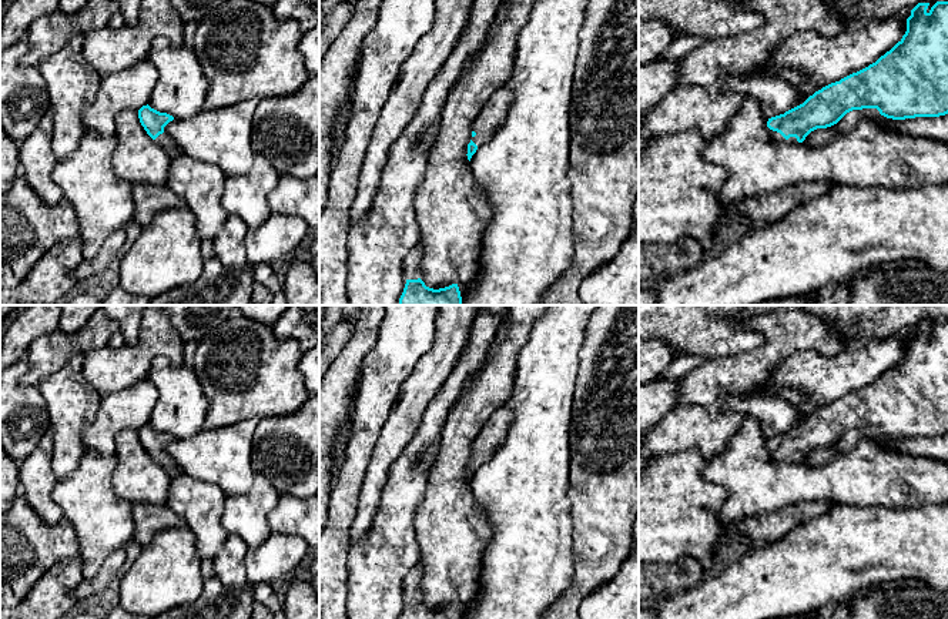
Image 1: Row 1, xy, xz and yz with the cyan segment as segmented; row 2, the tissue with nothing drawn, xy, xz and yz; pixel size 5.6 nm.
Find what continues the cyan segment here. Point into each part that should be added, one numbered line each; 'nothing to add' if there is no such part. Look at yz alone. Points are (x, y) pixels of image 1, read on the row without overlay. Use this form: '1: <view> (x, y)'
1: yz (776, 457)

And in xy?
1: xy (164, 459)

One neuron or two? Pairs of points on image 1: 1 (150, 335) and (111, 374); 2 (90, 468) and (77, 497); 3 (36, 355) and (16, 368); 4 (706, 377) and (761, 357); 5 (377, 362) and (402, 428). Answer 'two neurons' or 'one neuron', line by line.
1: one neuron
2: one neuron
3: two neurons
4: one neuron
5: two neurons

